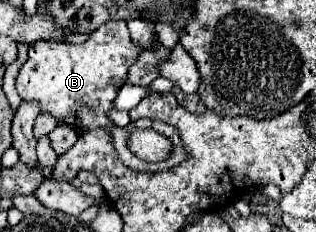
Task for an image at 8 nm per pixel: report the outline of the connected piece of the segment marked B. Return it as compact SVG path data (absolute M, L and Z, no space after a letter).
M107 21L81 45L69 43L43 43L29 47L29 59L21 67L17 77L17 93L23 101L37 101L39 113L49 113L57 119L59 125L73 127L77 131L105 129L111 133L111 143L121 157L123 165L137 169L141 159L137 159L127 147L127 129L119 129L109 117L107 111L113 109L113 99L119 89L127 83L129 67L137 61L139 53L145 47L139 47L131 41L125 21Z

